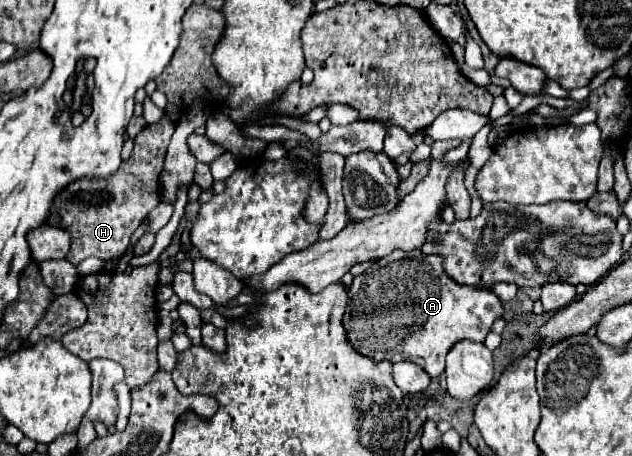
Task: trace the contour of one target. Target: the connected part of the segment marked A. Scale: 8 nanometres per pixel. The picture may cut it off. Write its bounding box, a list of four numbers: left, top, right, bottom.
[343,249,503,377]

